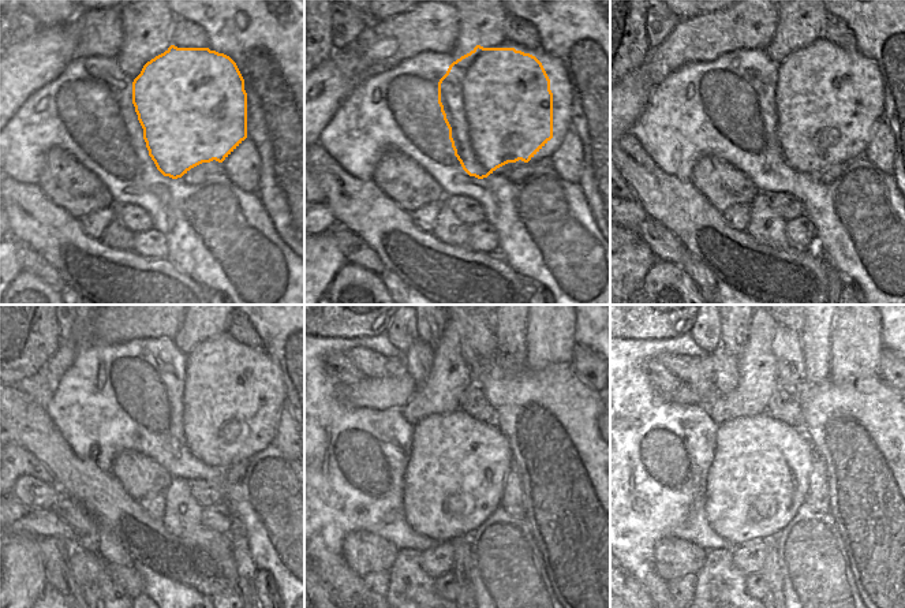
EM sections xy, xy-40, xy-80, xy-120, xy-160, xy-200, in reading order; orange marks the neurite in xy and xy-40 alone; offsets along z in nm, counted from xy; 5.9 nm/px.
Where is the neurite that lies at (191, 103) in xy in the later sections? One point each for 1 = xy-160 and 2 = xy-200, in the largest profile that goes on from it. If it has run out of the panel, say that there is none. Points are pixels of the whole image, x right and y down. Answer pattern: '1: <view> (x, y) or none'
1: xy-160 (453, 481)
2: xy-200 (759, 478)

